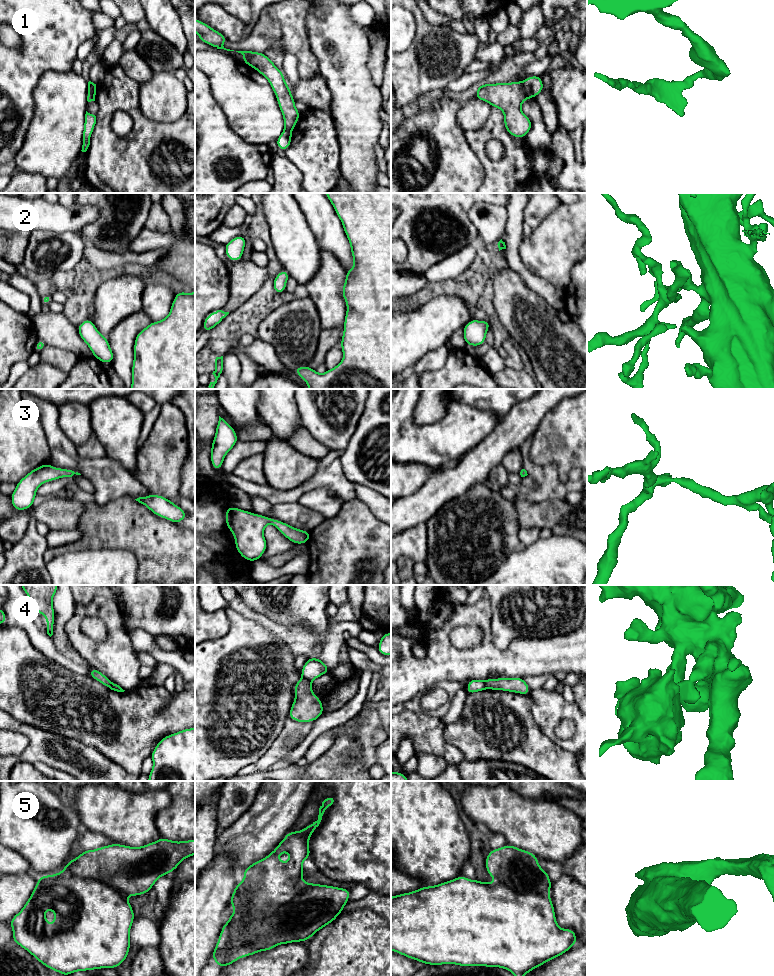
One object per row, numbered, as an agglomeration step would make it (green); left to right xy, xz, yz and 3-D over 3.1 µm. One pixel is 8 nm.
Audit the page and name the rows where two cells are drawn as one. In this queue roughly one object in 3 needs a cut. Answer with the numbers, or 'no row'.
1, 4, 5

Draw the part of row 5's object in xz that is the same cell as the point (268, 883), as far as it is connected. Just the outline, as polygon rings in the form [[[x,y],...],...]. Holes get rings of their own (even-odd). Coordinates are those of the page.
[[[333,798],[325,799],[319,808],[317,821],[303,830],[290,830],[268,856],[243,869],[244,879],[235,885],[228,903],[235,907],[235,911],[224,924],[228,927],[226,939],[237,930],[238,924],[251,918],[269,917],[280,906],[292,901],[302,892],[306,883],[302,880],[302,863],[311,858],[310,836],[316,831],[324,812],[333,802]],[[283,852],[290,854],[288,862],[284,863],[278,859],[278,855]]]

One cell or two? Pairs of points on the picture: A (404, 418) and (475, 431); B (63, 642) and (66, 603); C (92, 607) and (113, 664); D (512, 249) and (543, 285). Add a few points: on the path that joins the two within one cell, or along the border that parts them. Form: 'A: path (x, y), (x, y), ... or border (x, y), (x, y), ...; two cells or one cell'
A: path (422, 431), (457, 431); one cell
B: path (60, 632), (60, 620), (63, 613); one cell
C: path (107, 618), (113, 624), (113, 649); one cell
D: path (513, 259), (533, 281); one cell

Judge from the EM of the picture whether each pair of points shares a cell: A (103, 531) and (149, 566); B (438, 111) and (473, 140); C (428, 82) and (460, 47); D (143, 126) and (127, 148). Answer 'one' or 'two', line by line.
A: one
B: two
C: one
D: one

